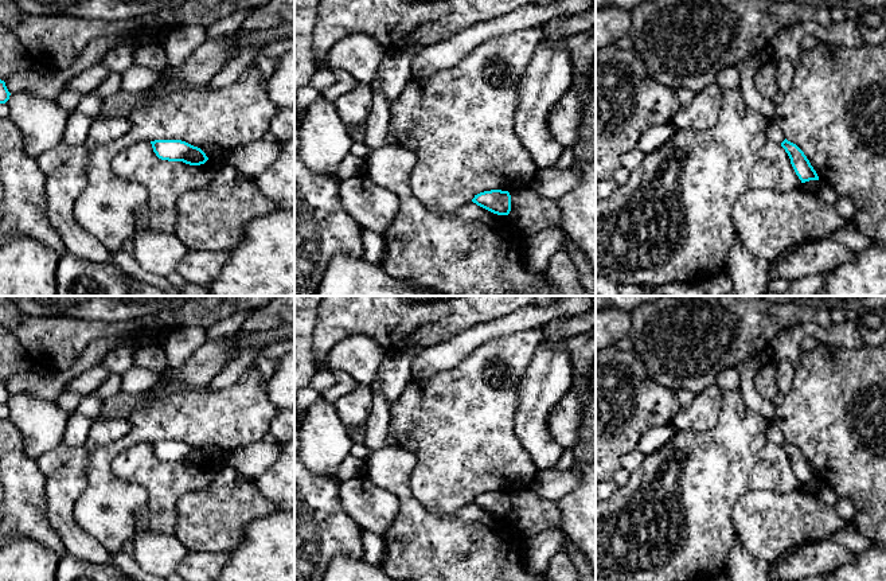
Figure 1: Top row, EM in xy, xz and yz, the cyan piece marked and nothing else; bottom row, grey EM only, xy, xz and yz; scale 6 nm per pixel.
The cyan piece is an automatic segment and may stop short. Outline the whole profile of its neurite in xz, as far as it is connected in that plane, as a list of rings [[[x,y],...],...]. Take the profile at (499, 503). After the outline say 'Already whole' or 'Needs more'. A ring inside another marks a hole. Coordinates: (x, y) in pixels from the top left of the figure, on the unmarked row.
[[[484,492],[475,496],[472,503],[497,516],[508,516],[511,512],[511,496],[508,492]]]. Already whole

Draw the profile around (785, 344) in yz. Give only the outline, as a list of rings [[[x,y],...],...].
[[[844,320],[840,324],[828,327],[820,327],[815,323],[800,323],[782,328],[768,344],[766,350],[774,360],[788,359],[797,369],[801,358],[800,344],[807,336],[815,338],[817,343],[840,348],[862,348],[866,344],[855,321]]]

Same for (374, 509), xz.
[[[367,476],[341,481],[339,495],[344,511],[363,531],[382,535],[399,511],[398,498]]]

